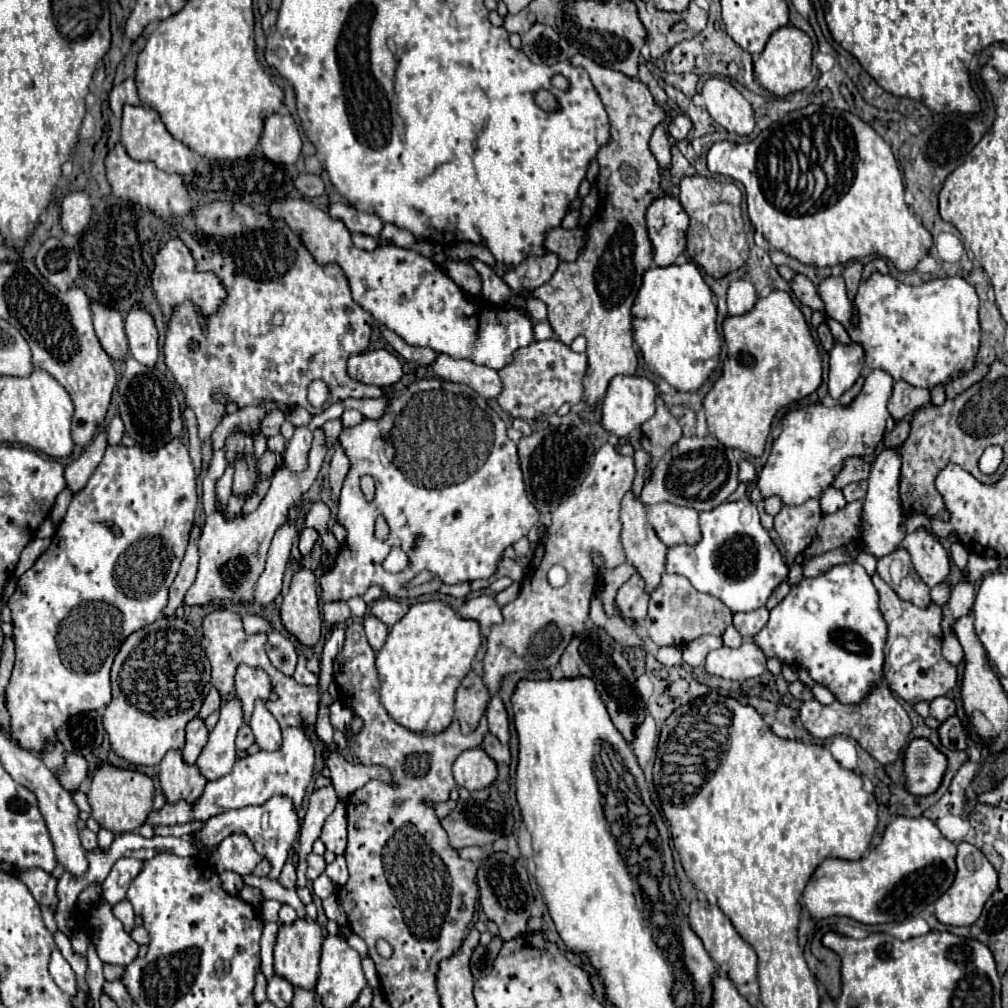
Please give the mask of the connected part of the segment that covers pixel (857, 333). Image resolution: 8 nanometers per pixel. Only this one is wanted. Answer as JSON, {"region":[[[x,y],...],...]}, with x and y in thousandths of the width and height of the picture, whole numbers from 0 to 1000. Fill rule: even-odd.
{"region":[[[865,271],[863,277],[859,277],[849,293],[849,305],[853,309],[853,322],[847,324],[843,320],[845,314],[845,299],[839,293],[837,275],[835,273],[823,273],[812,283],[812,291],[815,299],[819,301],[819,313],[823,316],[829,316],[837,322],[843,336],[853,340],[859,348],[859,362],[863,366],[877,366],[881,368],[887,378],[899,378],[907,384],[919,384],[925,386],[927,382],[935,382],[942,378],[944,374],[952,372],[954,368],[960,368],[966,364],[966,354],[970,350],[972,342],[972,320],[970,320],[970,293],[962,281],[958,281],[954,275],[937,275],[937,277],[925,277],[921,281],[915,281],[911,285],[897,283],[889,279],[883,273]]]}

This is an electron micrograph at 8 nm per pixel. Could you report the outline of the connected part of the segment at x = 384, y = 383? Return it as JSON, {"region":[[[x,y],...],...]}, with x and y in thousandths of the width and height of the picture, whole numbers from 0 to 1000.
{"region":[[[383,346],[361,348],[347,354],[345,372],[363,382],[385,384],[399,374],[399,360]]]}

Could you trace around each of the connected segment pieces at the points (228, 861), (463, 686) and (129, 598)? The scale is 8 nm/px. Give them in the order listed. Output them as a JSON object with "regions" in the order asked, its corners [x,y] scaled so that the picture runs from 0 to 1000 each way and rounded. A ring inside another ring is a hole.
{"regions":[[[[230,828],[216,838],[216,844],[208,850],[208,858],[220,866],[224,862],[234,864],[238,868],[248,868],[252,860],[260,854],[260,850],[250,840],[244,828]]],[[[466,666],[454,682],[452,688],[452,715],[458,721],[458,727],[468,727],[474,721],[478,707],[482,705],[484,684],[470,666]]],[[[173,436],[171,439],[163,441],[155,449],[143,449],[143,445],[139,441],[133,441],[133,443],[119,443],[119,441],[105,443],[101,459],[95,463],[95,467],[89,473],[87,481],[79,489],[73,491],[73,495],[71,495],[71,499],[67,503],[67,509],[65,509],[63,517],[60,519],[60,523],[58,523],[58,527],[54,531],[52,541],[38,553],[34,563],[22,570],[14,590],[8,594],[8,602],[12,606],[12,616],[14,616],[16,658],[14,658],[14,666],[12,666],[8,684],[6,684],[6,701],[8,701],[10,711],[12,711],[10,729],[18,739],[22,739],[24,743],[30,743],[30,745],[42,745],[42,741],[44,741],[42,737],[46,733],[56,735],[54,733],[56,725],[71,709],[81,707],[81,705],[95,705],[95,703],[105,701],[109,697],[109,662],[111,662],[111,656],[113,656],[121,636],[129,628],[133,628],[133,626],[153,618],[157,612],[161,612],[161,604],[165,602],[165,596],[167,596],[167,584],[169,584],[169,580],[171,580],[171,576],[173,576],[173,572],[177,568],[179,557],[181,557],[183,547],[187,543],[194,501],[196,501],[194,469],[192,469],[192,461],[190,461],[190,455],[187,451],[187,445],[183,443],[181,438]],[[109,521],[117,521],[119,527],[121,527],[121,533],[111,531]]]]}

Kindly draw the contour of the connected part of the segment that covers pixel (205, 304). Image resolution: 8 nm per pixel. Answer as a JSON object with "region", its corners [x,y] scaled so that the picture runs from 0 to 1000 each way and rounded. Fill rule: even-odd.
{"region":[[[169,235],[167,241],[155,251],[153,259],[155,259],[155,265],[151,271],[151,285],[155,289],[157,303],[161,305],[163,314],[169,313],[171,303],[177,303],[185,297],[192,299],[202,313],[210,313],[216,307],[216,303],[222,299],[224,287],[220,285],[218,277],[212,271],[196,271],[192,267],[192,257],[190,257],[187,245],[177,235]]]}

